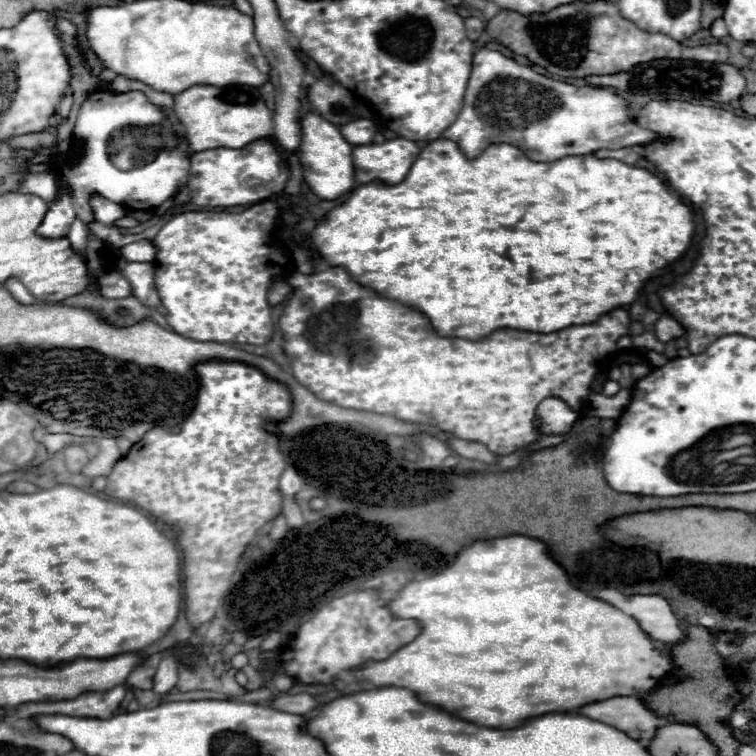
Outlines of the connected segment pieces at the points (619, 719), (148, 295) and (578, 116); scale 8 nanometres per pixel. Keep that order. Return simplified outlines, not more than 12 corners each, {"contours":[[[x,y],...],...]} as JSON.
{"contours":[[[611,697],[579,713],[649,745],[665,719],[639,697]],[[127,263],[121,271],[133,297],[149,307],[161,305],[153,263]],[[487,47],[443,137],[533,161],[667,141],[603,87]]]}

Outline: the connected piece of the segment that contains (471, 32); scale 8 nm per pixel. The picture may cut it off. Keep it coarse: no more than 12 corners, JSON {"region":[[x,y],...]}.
{"region":[[479,17],[465,19],[467,37],[477,41],[485,29]]}

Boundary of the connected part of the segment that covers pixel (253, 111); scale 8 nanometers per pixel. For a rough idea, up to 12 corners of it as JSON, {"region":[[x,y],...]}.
{"region":[[195,85],[175,97],[189,151],[273,139],[255,87]]}

